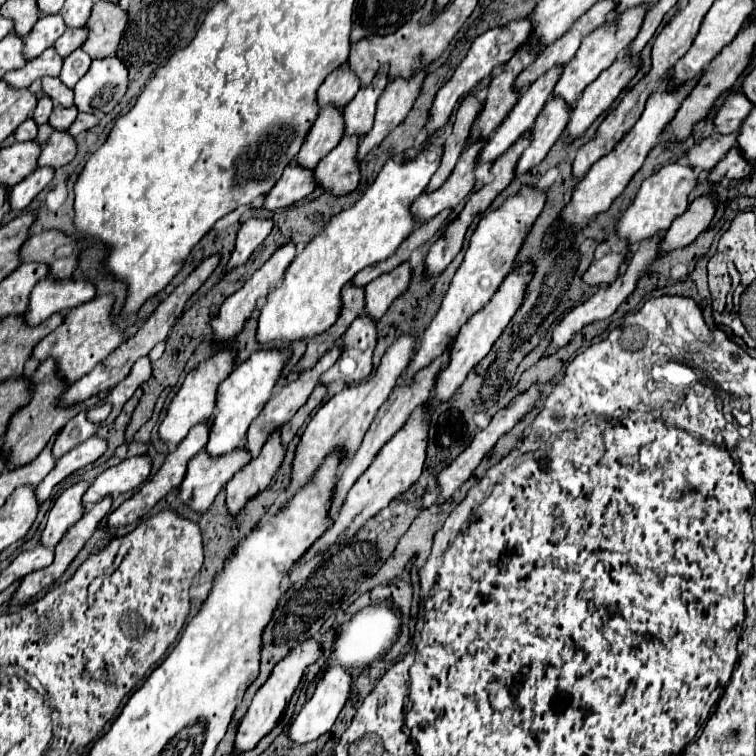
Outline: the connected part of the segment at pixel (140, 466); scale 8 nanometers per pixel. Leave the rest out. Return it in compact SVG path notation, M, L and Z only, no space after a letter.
M147 456L127 458L119 466L107 468L91 482L91 486L83 494L83 506L89 508L107 496L119 496L135 490L139 484L147 480L149 472L151 472L151 460Z

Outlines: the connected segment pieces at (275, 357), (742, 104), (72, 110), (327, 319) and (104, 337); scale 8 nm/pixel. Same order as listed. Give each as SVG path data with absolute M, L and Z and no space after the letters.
M259 350L253 352L245 362L241 362L221 384L217 390L217 402L215 402L215 416L209 426L209 442L205 446L205 452L211 458L231 454L233 450L239 450L245 442L245 432L249 424L259 416L265 402L271 398L271 390L279 380L279 374L287 362L289 354L281 350Z
M731 92L723 102L723 106L715 112L713 122L717 126L717 132L721 134L737 132L751 110L753 110L753 104L745 98L743 92Z
M55 106L49 122L51 122L51 126L53 126L55 130L67 130L67 128L73 124L73 120L77 118L77 112L79 112L79 110L77 110L75 106L69 106L69 108L65 108L65 106Z
M431 144L415 160L389 160L373 186L359 198L359 202L331 218L327 228L317 234L289 264L283 276L283 284L269 294L265 306L261 308L257 342L267 344L283 340L291 344L323 334L323 330L327 330L339 316L341 288L363 268L393 256L399 244L415 228L409 206L425 190L431 176L439 168L439 162L441 148Z
M99 296L99 298L93 298L77 308L71 308L65 314L61 326L57 326L49 336L45 336L33 348L33 358L37 358L39 362L53 358L55 370L59 370L57 376L63 378L63 382L67 382L67 384L77 382L125 340L123 332L119 328L115 328L109 320L111 306L113 306L113 296Z

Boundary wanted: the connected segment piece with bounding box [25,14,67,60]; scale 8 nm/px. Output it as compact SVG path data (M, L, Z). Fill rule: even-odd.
M45 14L37 20L33 30L25 38L25 54L27 58L39 56L43 50L53 46L53 42L67 30L61 14Z

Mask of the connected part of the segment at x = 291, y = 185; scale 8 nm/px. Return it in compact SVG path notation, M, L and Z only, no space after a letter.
M289 162L283 176L277 180L271 192L265 194L263 210L277 210L293 206L295 202L307 198L315 190L315 182L311 180L311 170L303 170L295 162Z

